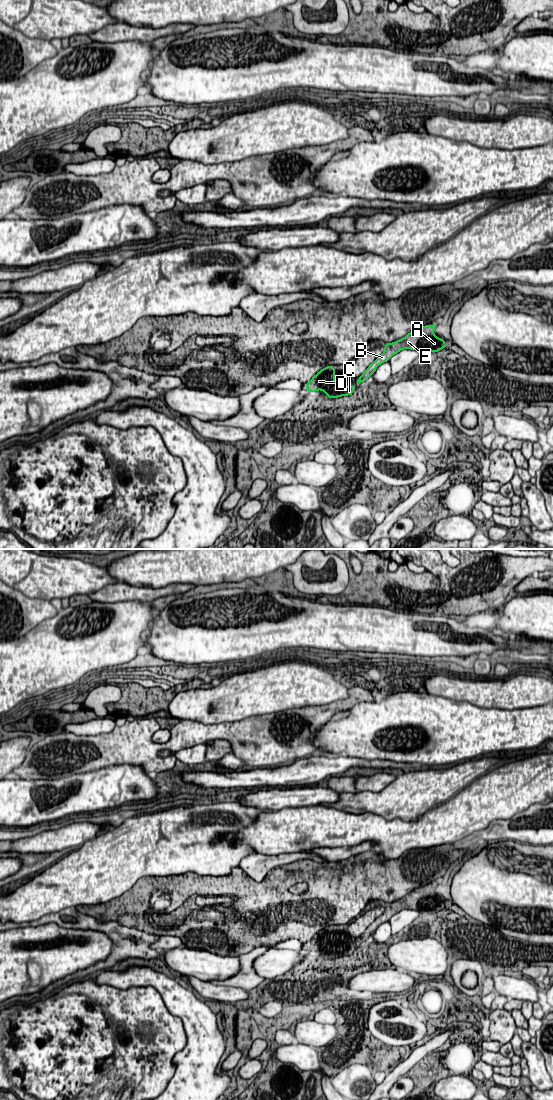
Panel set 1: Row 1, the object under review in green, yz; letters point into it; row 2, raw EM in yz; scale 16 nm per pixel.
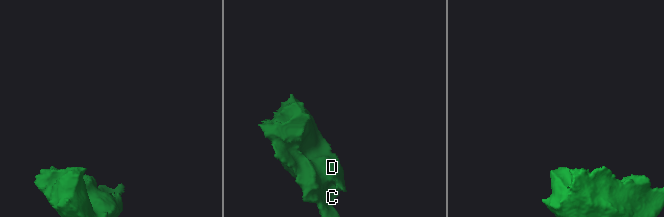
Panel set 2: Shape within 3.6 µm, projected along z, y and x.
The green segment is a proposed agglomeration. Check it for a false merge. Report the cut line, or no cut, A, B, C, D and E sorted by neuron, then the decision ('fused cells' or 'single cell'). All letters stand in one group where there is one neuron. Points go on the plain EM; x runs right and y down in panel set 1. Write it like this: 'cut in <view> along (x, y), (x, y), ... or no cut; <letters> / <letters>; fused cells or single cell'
no cut; A B C D E; single cell

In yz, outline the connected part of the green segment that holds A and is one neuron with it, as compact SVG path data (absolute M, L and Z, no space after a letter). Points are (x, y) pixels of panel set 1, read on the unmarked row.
M435 884L419 887L408 893L405 897L392 903L385 903L384 912L362 933L357 940L357 944L366 941L375 933L377 927L400 912L403 909L416 911L438 912L448 905L444 899L434 894Z

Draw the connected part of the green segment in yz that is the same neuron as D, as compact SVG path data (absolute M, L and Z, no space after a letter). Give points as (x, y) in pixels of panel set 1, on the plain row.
M326 926L321 929L306 945L306 949L311 953L321 950L328 955L328 959L352 955L355 948L356 945L346 946L335 943L334 926Z

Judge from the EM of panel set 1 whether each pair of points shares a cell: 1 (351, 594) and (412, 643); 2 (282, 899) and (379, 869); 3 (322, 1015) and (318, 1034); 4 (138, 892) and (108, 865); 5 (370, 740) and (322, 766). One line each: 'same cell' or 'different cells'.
1: different cells
2: same cell
3: same cell
4: different cells
5: different cells

